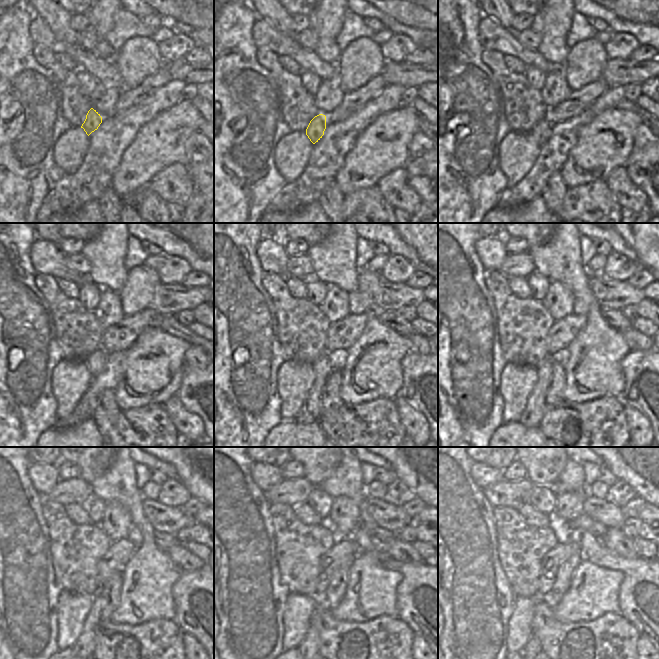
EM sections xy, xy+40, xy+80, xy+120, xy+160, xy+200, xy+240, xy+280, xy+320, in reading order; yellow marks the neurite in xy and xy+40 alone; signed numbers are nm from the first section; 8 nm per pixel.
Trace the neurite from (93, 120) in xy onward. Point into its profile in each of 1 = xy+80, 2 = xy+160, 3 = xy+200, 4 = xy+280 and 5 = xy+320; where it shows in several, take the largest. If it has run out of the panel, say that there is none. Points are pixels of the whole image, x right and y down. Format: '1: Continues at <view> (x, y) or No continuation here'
1: Continues at xy+80 (542, 131)
2: Continues at xy+160 (311, 409)
3: Continues at xy+200 (533, 413)
4: Continues at xy+280 (310, 645)
5: Continues at xy+320 (533, 647)

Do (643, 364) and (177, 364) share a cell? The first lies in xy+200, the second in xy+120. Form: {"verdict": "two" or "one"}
{"verdict": "two"}

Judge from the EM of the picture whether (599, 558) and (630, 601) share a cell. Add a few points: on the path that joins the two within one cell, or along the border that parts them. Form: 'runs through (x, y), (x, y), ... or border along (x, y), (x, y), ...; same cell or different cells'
runs through (613, 562), (619, 563), (630, 574), (630, 587); same cell

